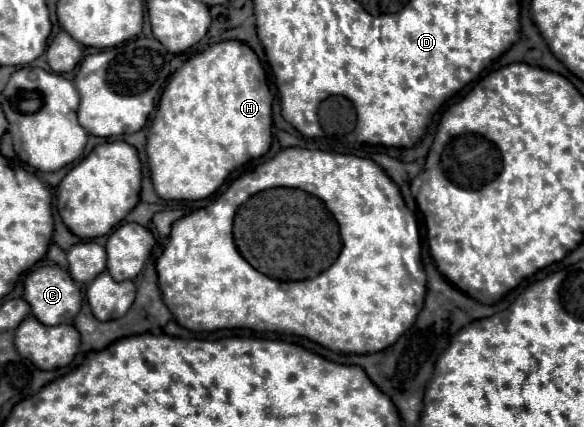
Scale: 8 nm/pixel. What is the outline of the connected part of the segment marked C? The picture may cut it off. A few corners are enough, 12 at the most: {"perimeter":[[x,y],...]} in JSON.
{"perimeter":[[39,266],[23,298],[45,326],[71,324],[81,290],[67,270]]}

